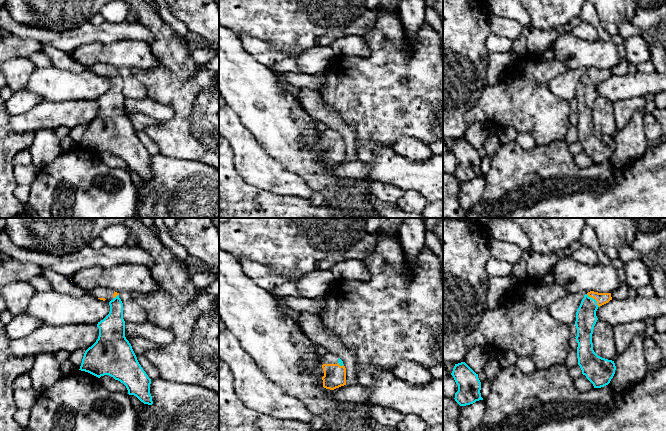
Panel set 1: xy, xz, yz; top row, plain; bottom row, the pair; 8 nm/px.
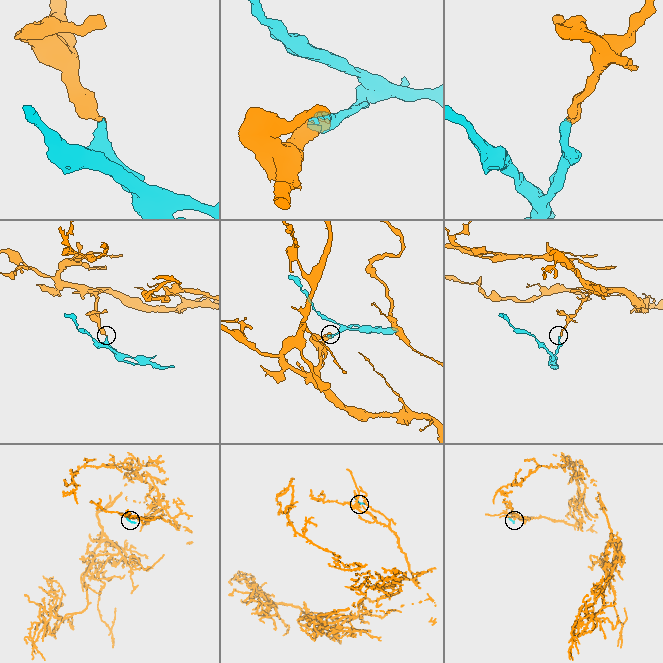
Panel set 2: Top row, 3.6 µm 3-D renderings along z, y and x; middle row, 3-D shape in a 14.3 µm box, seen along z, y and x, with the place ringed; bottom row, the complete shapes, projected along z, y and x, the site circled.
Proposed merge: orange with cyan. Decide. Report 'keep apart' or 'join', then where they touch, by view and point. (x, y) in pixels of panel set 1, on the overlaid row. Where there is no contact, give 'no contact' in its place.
join | yz (594, 298)

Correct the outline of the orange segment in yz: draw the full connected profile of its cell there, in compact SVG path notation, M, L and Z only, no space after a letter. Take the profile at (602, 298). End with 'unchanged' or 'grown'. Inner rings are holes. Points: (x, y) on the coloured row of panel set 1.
M590 291L584 295L576 312L578 365L594 388L608 385L616 370L614 361L598 356L593 350L592 334L598 320L597 309L612 300L611 293Z | grown

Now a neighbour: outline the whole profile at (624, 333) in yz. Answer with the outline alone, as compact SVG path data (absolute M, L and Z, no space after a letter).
M634 321L613 326L617 353L621 354L624 352L629 347L635 335L645 333L645 327L643 321Z

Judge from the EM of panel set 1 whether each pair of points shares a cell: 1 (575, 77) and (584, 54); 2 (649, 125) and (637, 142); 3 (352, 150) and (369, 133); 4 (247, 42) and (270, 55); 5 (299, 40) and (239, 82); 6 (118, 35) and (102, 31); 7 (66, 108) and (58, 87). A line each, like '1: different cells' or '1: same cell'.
1: different cells
2: different cells
3: different cells
4: same cell
5: different cells
6: same cell
7: different cells

